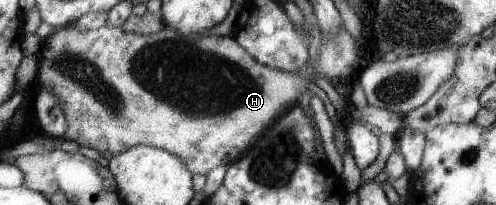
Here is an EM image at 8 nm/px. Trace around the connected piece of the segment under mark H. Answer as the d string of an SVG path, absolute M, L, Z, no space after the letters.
M77 22L72 24L58 27L55 32L50 34L50 37L45 40L43 49L37 54L38 57L38 70L34 82L31 84L30 89L35 93L40 94L44 90L48 90L52 96L56 96L60 110L64 112L66 118L66 133L64 139L68 141L75 141L79 143L80 147L96 149L103 154L110 152L113 156L130 150L132 146L152 146L152 148L160 148L166 150L174 156L182 159L186 163L186 168L192 171L192 174L207 175L211 170L220 165L228 166L238 160L238 156L248 148L248 144L276 118L282 116L287 110L290 110L296 104L296 98L300 92L309 92L309 85L316 84L317 79L324 79L329 82L335 81L338 78L346 78L354 72L354 68L358 68L360 64L360 54L354 46L354 38L350 36L350 32L346 28L340 28L338 34L328 34L326 40L321 40L318 54L316 57L310 57L306 62L306 67L302 66L302 70L278 71L268 66L262 65L257 62L244 47L234 37L220 37L209 34L190 34L184 36L179 34L170 27L165 27L162 31L150 35L140 35L134 32L126 32L120 26L112 26L111 24L104 24L101 28L95 30L78 30L76 28Z

